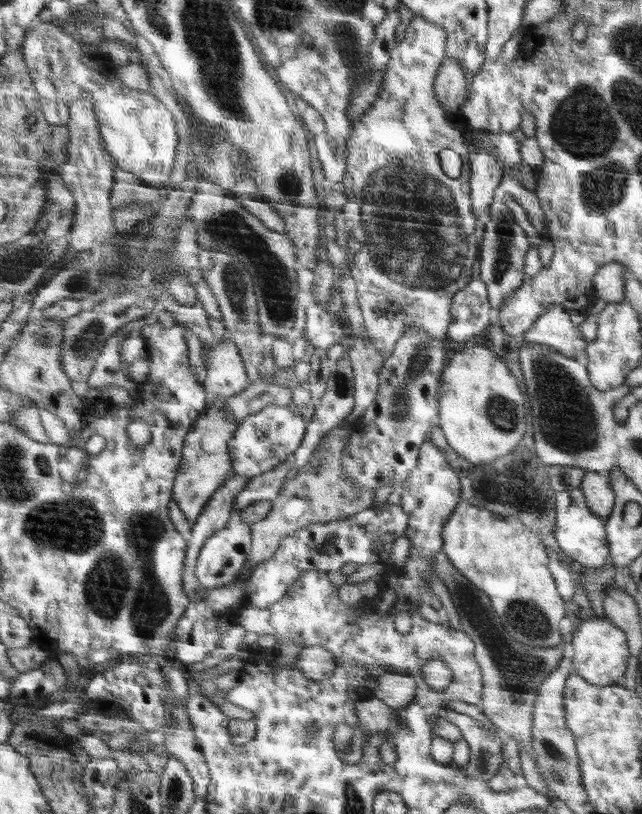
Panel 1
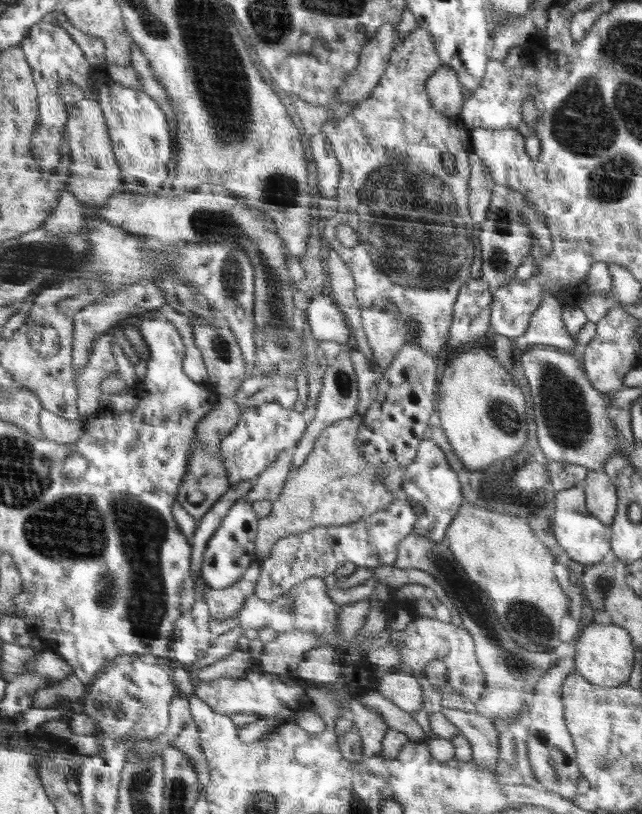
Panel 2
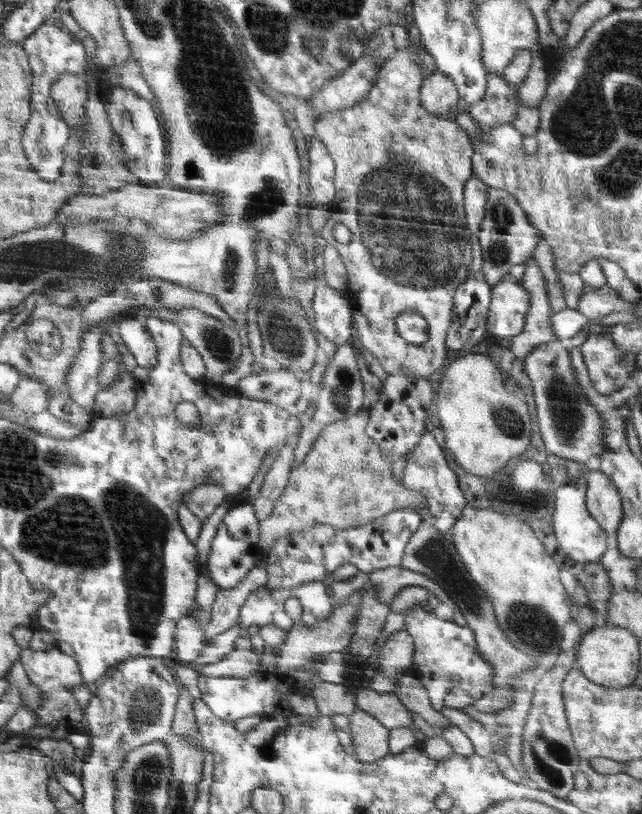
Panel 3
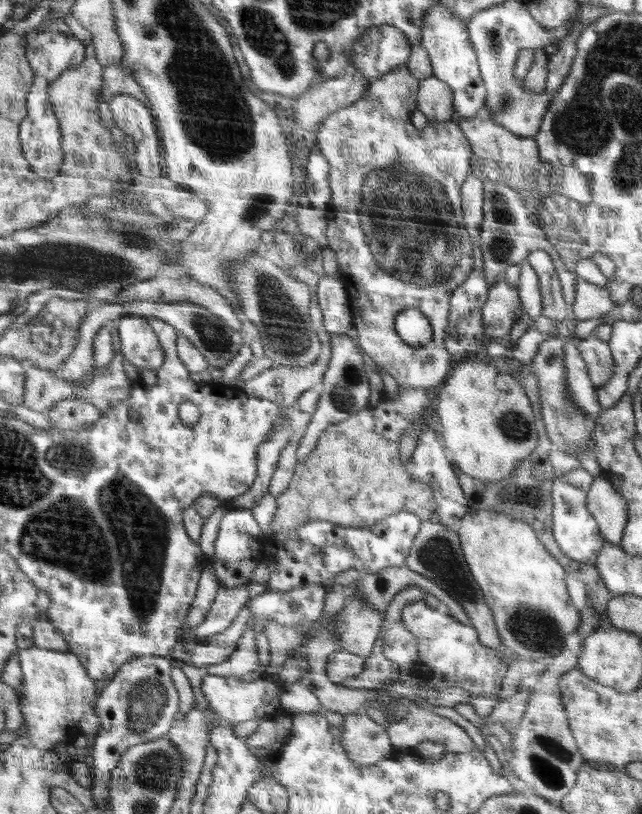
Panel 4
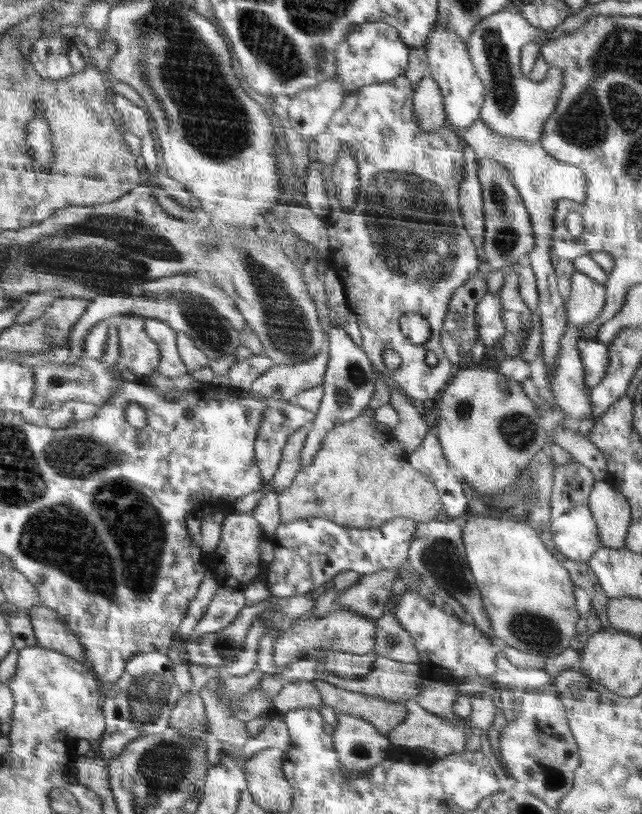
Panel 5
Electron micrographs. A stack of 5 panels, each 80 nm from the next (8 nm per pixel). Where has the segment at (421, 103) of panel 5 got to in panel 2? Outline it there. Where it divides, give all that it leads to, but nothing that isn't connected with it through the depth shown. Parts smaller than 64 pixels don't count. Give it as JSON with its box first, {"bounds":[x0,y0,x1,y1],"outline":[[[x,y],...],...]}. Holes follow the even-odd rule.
{"bounds":[425,66,466,117],"outline":[[[441,66],[426,81],[425,89],[431,107],[447,117],[458,117],[465,106],[466,94],[458,75],[450,67]]]}

